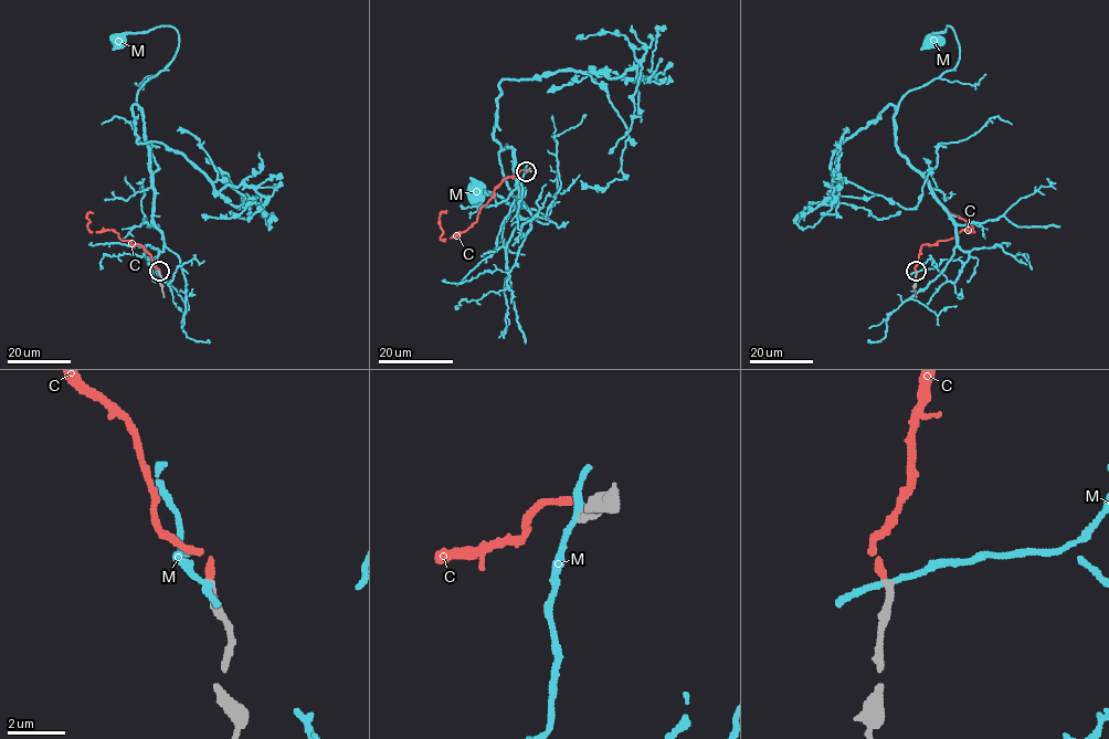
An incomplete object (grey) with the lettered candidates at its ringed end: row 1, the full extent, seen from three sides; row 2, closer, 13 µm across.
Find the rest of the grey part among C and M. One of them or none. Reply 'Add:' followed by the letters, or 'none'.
Add: C

